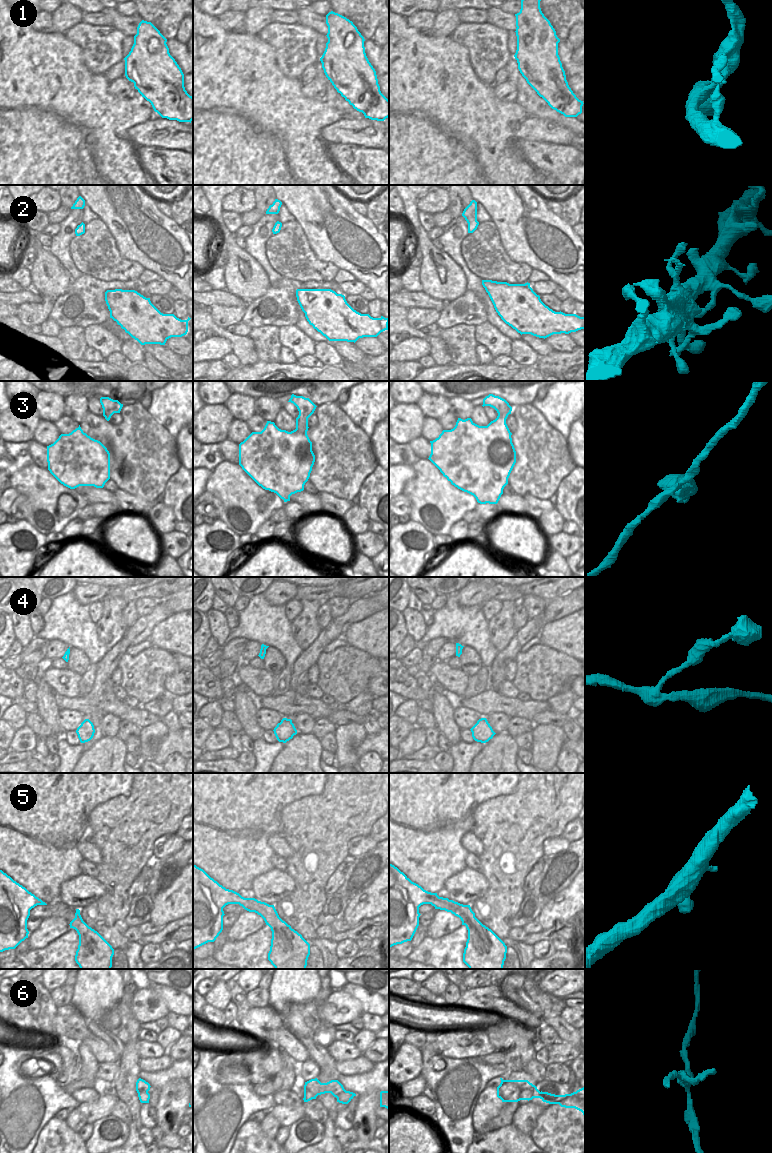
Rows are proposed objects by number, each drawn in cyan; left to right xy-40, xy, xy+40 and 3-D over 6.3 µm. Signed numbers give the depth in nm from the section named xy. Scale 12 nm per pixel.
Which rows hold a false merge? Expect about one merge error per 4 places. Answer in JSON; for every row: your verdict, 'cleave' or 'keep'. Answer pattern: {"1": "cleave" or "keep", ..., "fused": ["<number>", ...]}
{"1": "cleave", "2": "keep", "3": "keep", "4": "keep", "5": "keep", "6": "cleave", "fused": ["1", "6"]}

